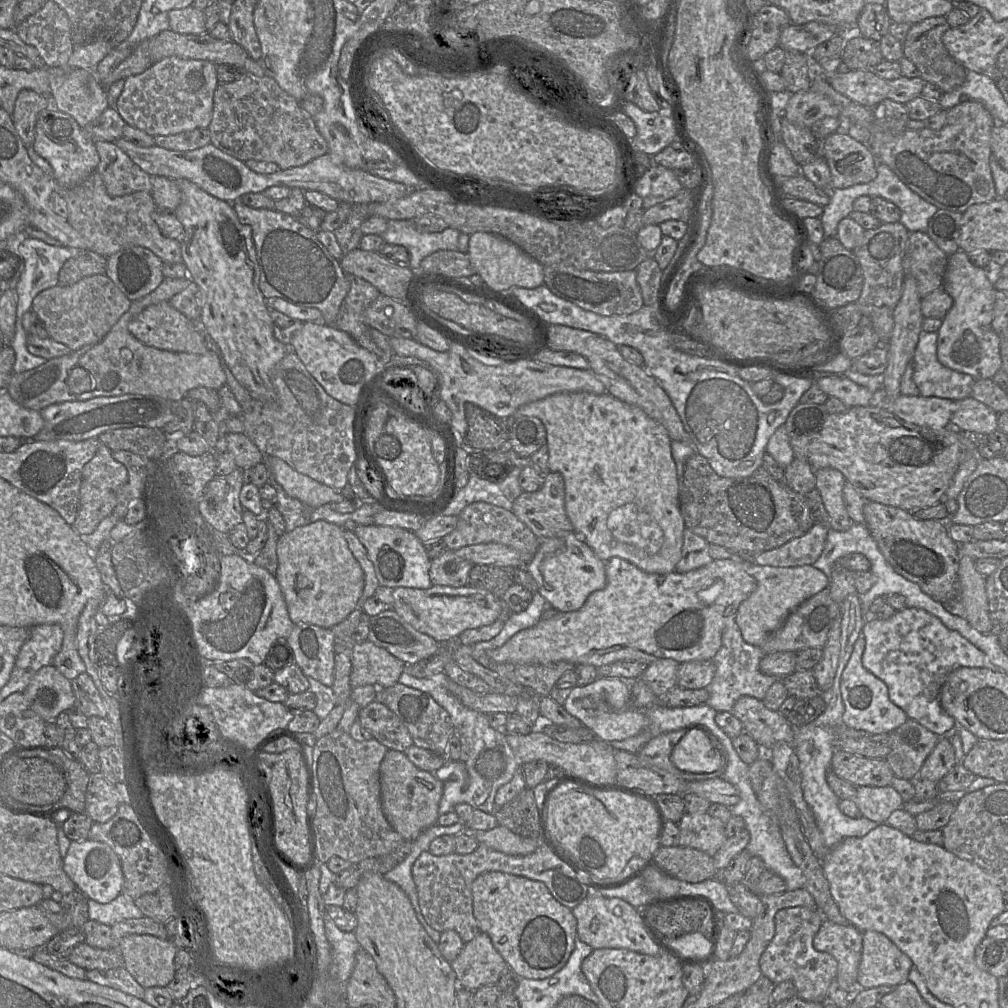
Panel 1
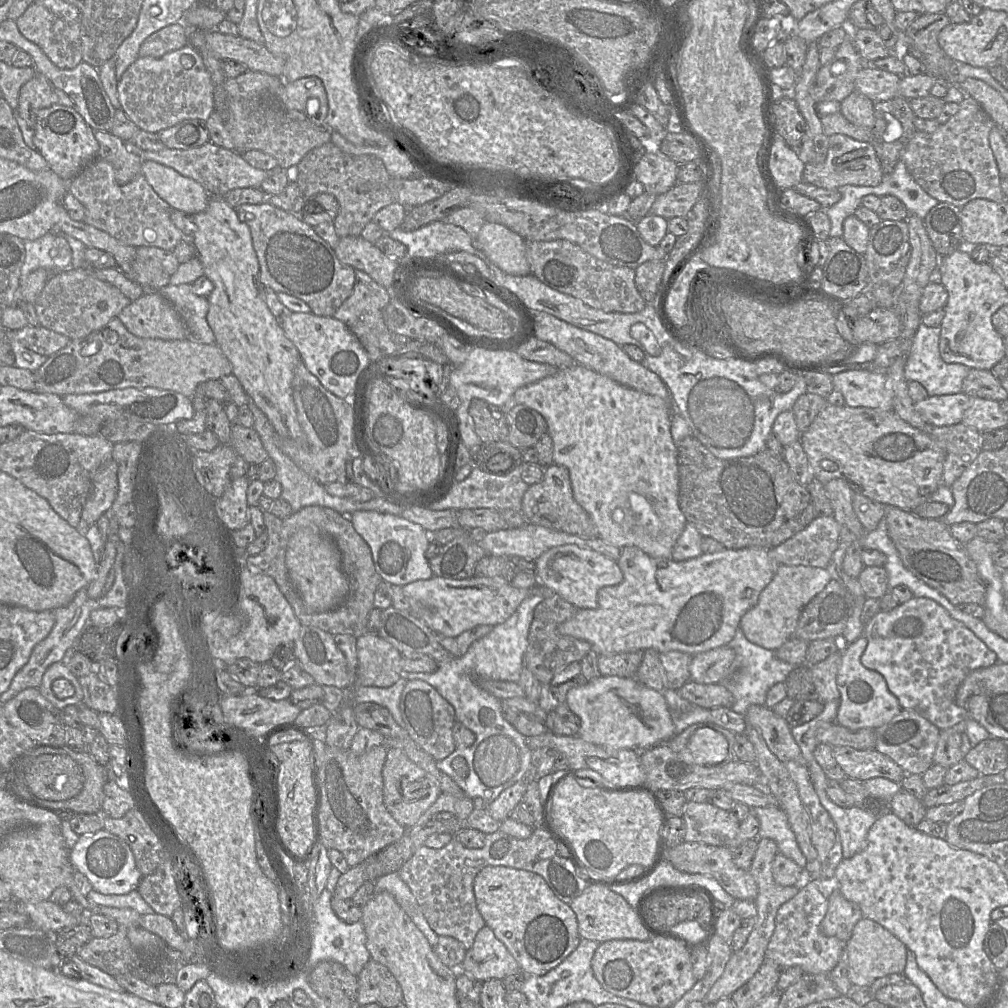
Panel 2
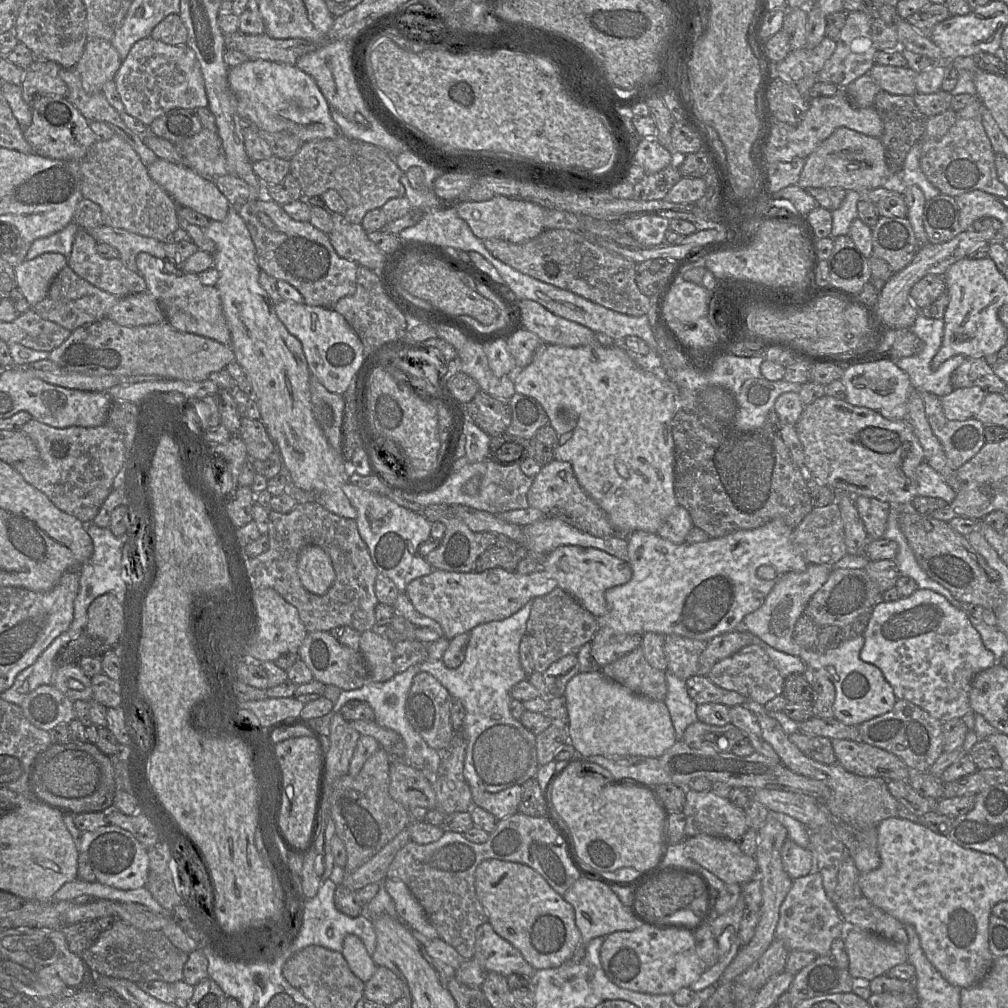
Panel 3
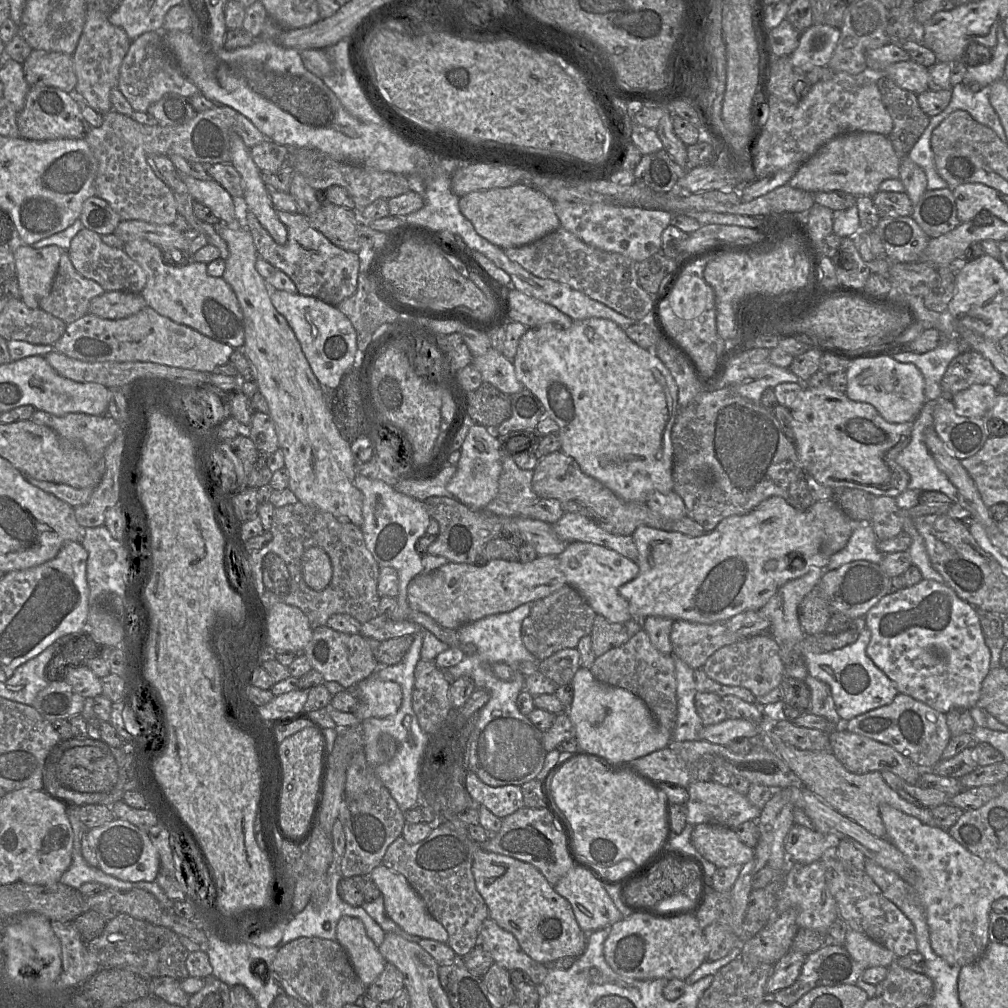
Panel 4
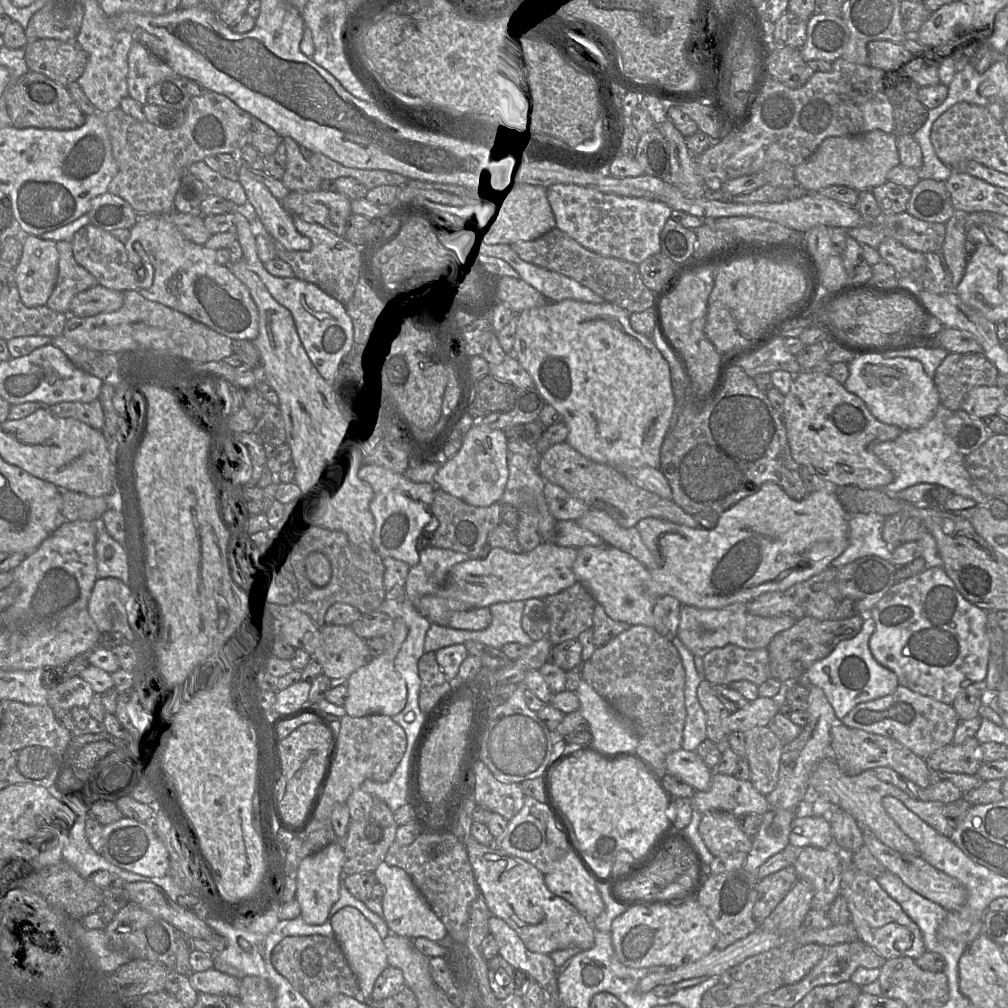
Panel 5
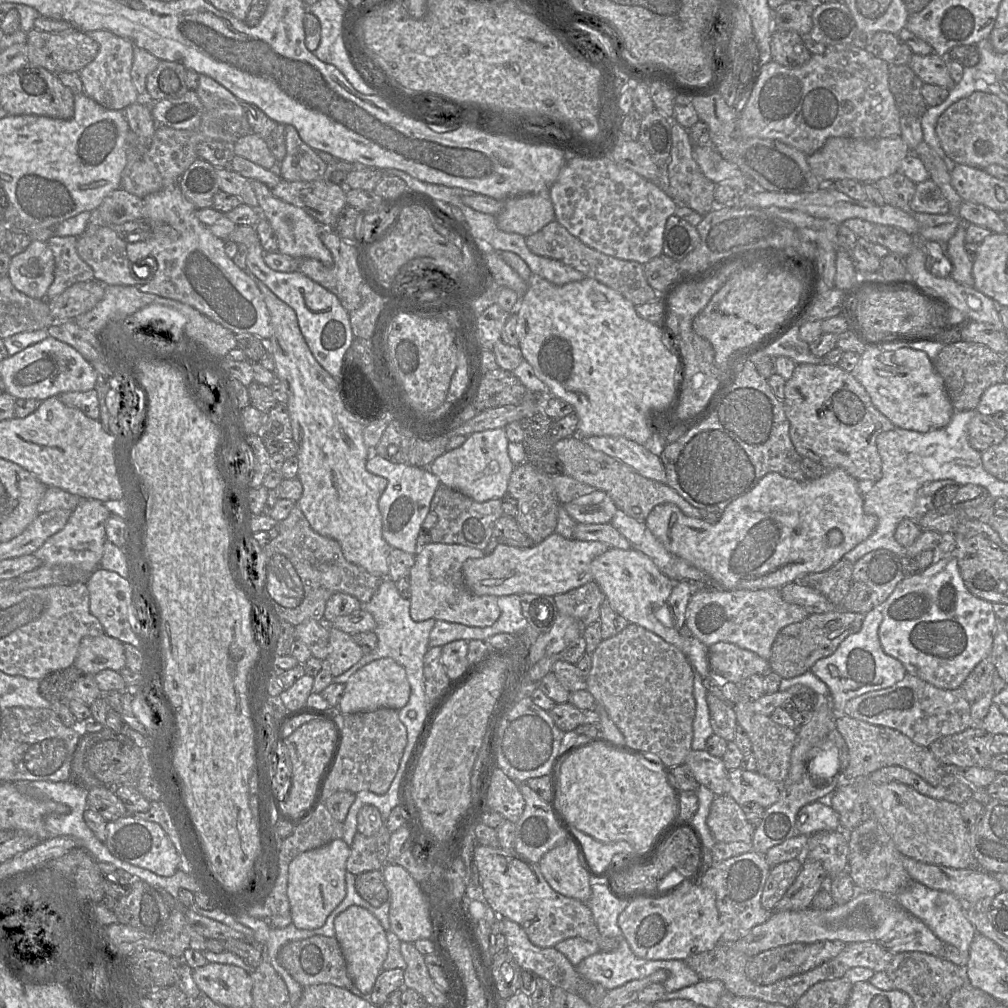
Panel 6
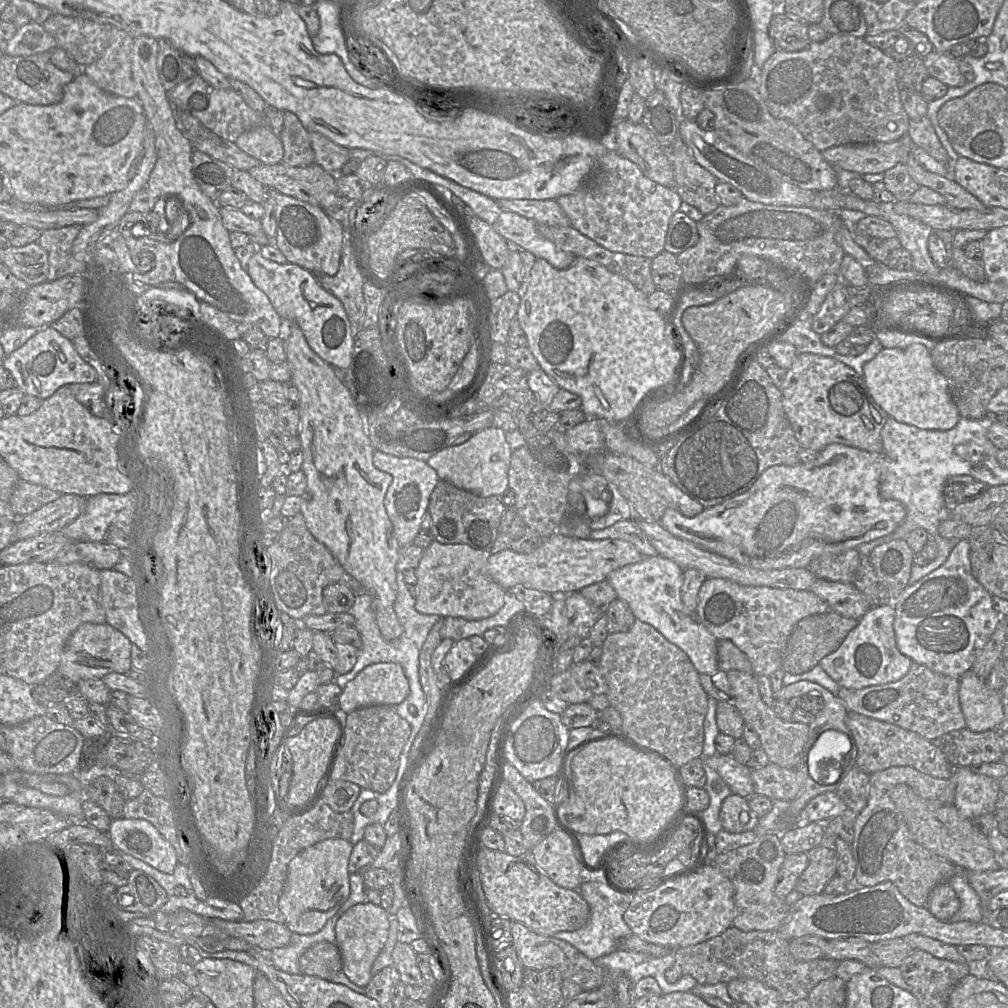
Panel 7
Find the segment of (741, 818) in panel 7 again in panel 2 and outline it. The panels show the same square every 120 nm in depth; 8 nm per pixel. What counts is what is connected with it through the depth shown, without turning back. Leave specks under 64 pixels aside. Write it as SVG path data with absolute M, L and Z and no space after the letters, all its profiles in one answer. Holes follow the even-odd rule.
M684 841L677 846L666 847L661 856L661 862L665 859L681 872L703 874L714 878L735 900L754 901L757 897L758 889L752 874L749 870L740 869L734 864L730 847Z

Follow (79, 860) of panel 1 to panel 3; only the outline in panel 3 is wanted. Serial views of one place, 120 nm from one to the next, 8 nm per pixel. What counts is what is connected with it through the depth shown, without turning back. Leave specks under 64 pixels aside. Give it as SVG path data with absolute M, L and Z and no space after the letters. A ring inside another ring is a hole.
M109 824L95 831L82 832L76 843L78 855L85 856L98 882L121 890L145 886L149 869L148 850L130 832Z

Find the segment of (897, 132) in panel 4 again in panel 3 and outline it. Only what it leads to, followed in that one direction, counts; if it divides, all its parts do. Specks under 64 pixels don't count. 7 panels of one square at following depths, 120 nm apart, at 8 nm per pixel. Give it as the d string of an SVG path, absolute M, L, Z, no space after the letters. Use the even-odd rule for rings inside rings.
M879 90L875 97L874 106L884 124L880 140L884 147L887 167L890 174L895 175L902 170L906 155L911 147L925 136L927 117L921 113L913 96L893 95Z

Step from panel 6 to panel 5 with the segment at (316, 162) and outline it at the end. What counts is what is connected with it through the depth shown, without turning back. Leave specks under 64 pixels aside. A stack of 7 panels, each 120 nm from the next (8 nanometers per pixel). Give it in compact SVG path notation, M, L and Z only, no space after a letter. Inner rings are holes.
M282 137L286 148L286 169L281 179L291 191L316 191L322 179L314 171L305 157L305 150L291 137Z

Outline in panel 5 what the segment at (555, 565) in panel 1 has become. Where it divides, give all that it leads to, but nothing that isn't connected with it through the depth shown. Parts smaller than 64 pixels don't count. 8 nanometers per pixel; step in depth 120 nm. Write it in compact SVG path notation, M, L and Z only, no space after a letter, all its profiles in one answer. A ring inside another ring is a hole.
M607 544L598 547L584 546L578 549L572 569L577 582L585 586L612 620L625 622L630 626L653 628L653 608L657 599L651 597L646 590L650 570L637 559Z

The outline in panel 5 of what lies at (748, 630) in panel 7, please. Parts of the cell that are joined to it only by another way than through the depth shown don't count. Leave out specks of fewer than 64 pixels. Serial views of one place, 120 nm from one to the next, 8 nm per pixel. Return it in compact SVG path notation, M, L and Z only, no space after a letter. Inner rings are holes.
M734 603L720 609L682 605L677 636L693 655L703 658L712 649L728 644L749 650L767 648L776 634L791 628L796 621L797 619L791 615L752 615L747 610L747 603Z

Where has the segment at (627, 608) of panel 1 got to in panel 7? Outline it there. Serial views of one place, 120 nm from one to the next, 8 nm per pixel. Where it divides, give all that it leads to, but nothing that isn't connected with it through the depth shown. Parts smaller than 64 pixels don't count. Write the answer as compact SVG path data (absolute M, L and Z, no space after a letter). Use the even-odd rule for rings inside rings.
M833 443L821 450L813 462L797 464L794 466L776 465L767 468L745 493L724 501L716 506L706 508L694 517L685 517L675 509L665 510L659 523L672 535L688 540L701 548L715 554L726 557L738 564L760 569L773 570L782 568L808 568L810 562L822 555L839 555L850 549L856 549L862 544L868 543L880 537L892 533L905 519L906 509L897 500L887 500L880 496L879 482L882 472L882 453L868 452L855 447Z

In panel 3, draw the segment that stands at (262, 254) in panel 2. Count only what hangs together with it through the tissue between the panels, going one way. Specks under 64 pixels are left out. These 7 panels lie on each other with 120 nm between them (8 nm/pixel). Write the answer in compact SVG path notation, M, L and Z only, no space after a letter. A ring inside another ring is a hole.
M264 190L261 198L247 201L242 206L237 207L237 212L250 232L260 270L277 280L284 280L290 283L300 292L307 305L333 308L341 298L353 295L356 292L357 272L360 265L355 261L340 257L327 234L314 227L310 222L292 219L281 205L264 196ZM259 212L266 213L273 220L274 229L269 230L260 222L258 218Z

